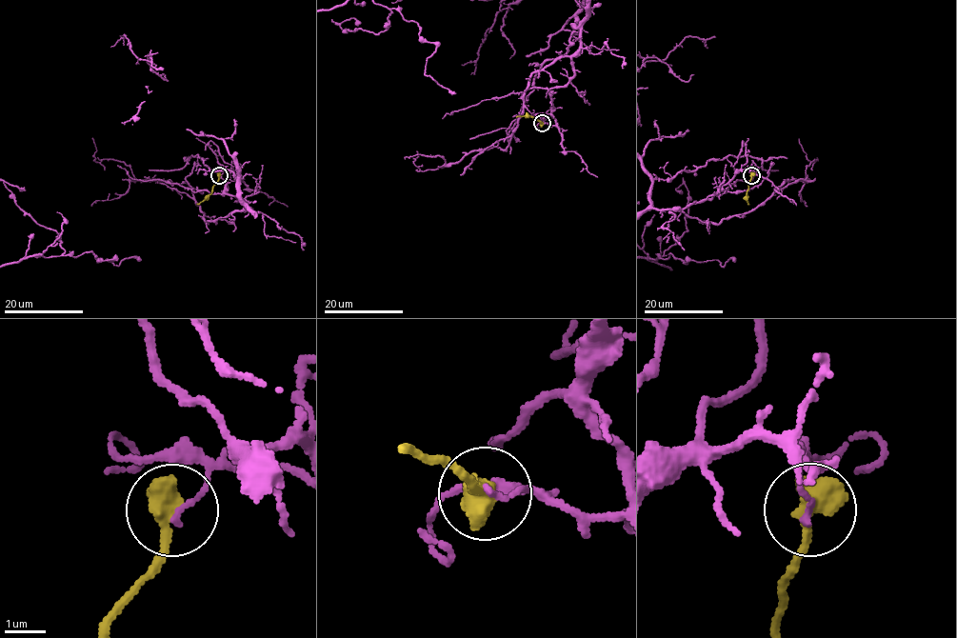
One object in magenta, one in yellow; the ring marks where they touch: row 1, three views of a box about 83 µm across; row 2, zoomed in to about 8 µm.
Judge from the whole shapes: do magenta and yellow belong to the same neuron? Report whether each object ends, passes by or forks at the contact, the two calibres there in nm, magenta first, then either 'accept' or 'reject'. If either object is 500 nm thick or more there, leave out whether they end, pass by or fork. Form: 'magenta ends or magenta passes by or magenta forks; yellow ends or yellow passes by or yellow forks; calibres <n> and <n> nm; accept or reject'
calibres 140 and 700 nm; reject

